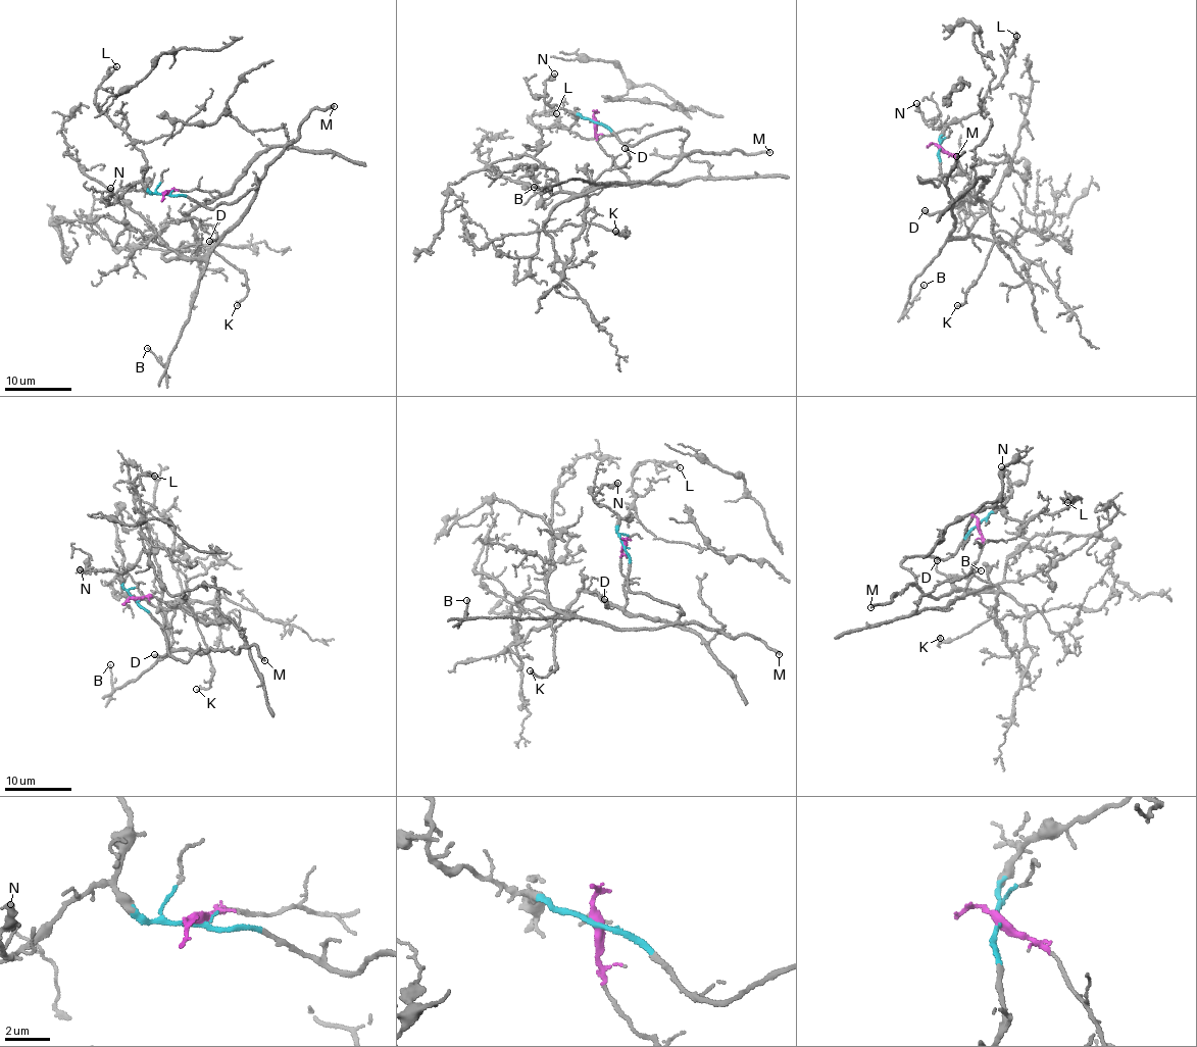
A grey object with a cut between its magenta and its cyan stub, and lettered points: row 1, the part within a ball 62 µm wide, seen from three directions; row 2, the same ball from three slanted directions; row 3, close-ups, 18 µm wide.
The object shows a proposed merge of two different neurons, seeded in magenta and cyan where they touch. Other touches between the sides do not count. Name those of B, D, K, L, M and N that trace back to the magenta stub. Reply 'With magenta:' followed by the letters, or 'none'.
With magenta: D, K

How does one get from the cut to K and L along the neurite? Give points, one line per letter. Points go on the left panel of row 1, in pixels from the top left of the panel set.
K: (166, 193), (171, 189), (219, 193), (185, 214), (193, 223), (195, 241), (242, 270), (248, 294), (237, 305)
L: (166, 194), (154, 193), (144, 186), (147, 161), (96, 102), (96, 89), (117, 66)

